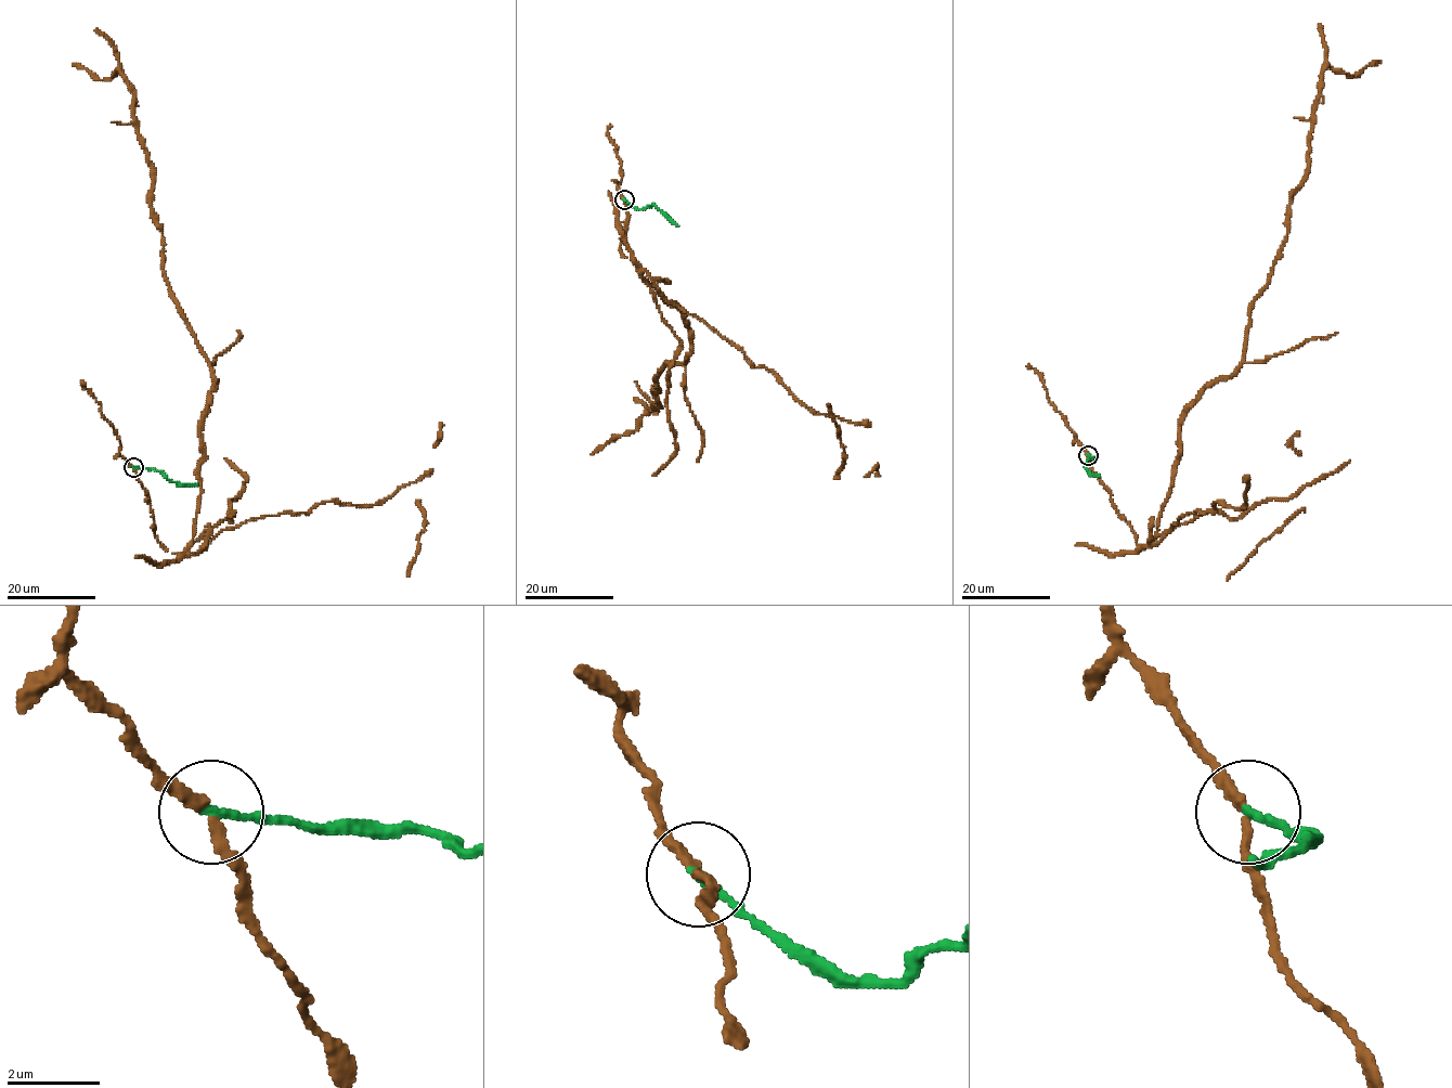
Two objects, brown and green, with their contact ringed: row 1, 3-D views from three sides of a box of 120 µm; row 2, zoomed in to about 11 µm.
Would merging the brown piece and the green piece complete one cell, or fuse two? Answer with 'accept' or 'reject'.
reject

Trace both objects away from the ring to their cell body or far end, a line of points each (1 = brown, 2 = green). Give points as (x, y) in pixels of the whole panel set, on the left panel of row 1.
1: (132, 467), (155, 536), (182, 553), (217, 380), (164, 270), (128, 80), (117, 69), (94, 79), (72, 64)
2: (132, 467), (155, 469), (182, 484), (196, 486)

